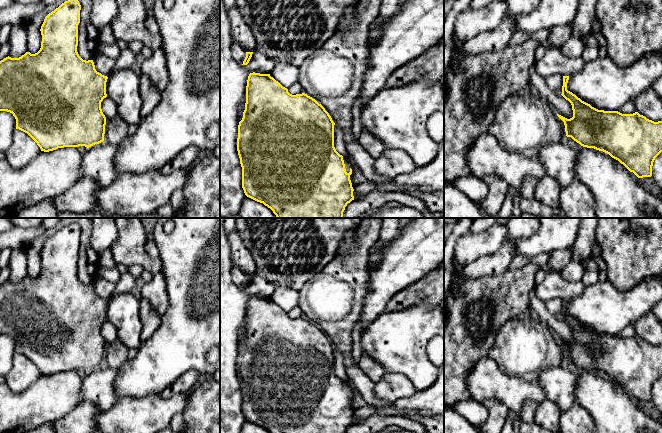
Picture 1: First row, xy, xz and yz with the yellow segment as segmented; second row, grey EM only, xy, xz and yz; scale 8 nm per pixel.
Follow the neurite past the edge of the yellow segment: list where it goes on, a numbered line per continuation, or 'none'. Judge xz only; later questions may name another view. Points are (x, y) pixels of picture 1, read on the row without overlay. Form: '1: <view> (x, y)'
1: xz (348, 388)

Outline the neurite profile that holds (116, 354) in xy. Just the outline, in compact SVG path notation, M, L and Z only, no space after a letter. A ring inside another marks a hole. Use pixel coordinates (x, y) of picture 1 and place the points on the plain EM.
M117 338L113 343L106 344L104 365L119 369L128 360L128 348Z

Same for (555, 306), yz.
M560 298L546 301L548 311L557 318L561 318L563 310L563 300Z

